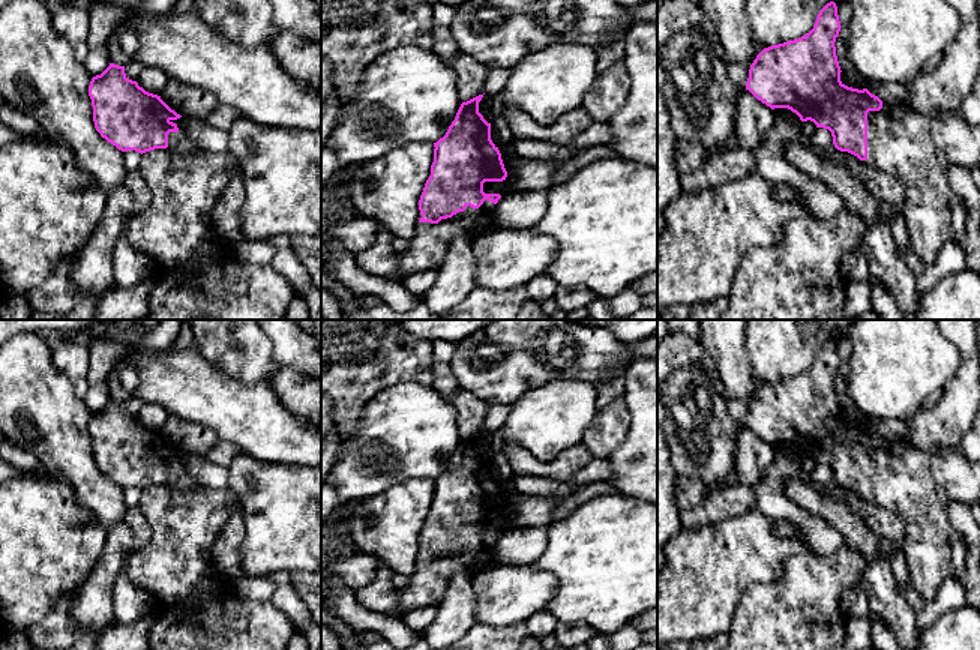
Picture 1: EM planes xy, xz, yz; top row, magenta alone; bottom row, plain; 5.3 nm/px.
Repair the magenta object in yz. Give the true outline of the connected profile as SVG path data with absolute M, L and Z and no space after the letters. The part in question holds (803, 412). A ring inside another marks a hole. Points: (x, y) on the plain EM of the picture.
M830 338L819 347L815 362L807 371L764 384L756 392L749 405L746 426L771 446L788 444L795 449L801 458L810 456L816 464L828 465L837 486L848 488L860 497L866 497L899 515L905 521L905 542L902 551L906 557L911 585L926 602L932 600L947 579L956 578L962 581L968 563L968 545L948 518L950 498L933 479L929 453L914 447L908 438L888 441L867 425L852 425L840 417L842 407L834 383L839 368L840 357L837 342L834 338Z

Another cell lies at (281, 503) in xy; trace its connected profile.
M240 452L228 470L246 527L240 546L243 575L321 572L321 467L264 462Z

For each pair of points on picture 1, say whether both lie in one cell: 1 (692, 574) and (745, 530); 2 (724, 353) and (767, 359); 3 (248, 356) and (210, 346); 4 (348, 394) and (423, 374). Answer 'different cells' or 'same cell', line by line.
1: same cell
2: different cells
3: same cell
4: same cell

